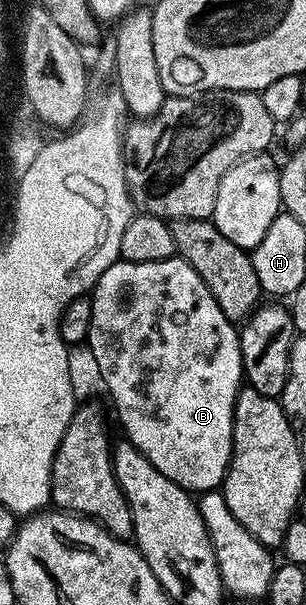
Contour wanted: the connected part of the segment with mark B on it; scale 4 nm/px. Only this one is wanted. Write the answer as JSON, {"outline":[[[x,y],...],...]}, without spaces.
{"outline":[[[179,255],[166,257],[163,261],[115,261],[104,275],[94,285],[91,303],[91,325],[87,333],[85,344],[90,345],[90,353],[94,356],[94,365],[114,400],[114,409],[122,420],[122,429],[125,440],[131,441],[137,447],[138,452],[144,454],[148,463],[160,471],[160,475],[168,475],[172,483],[176,483],[181,489],[187,491],[214,491],[221,486],[226,477],[226,468],[230,466],[230,456],[234,446],[234,404],[239,389],[244,385],[242,371],[242,356],[240,355],[240,343],[238,342],[239,330],[235,322],[225,317],[224,311],[216,303],[212,291],[205,286],[204,280],[192,269],[192,267]]]}

